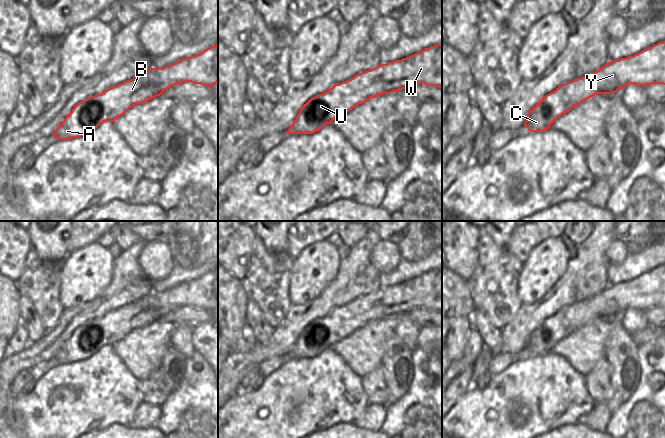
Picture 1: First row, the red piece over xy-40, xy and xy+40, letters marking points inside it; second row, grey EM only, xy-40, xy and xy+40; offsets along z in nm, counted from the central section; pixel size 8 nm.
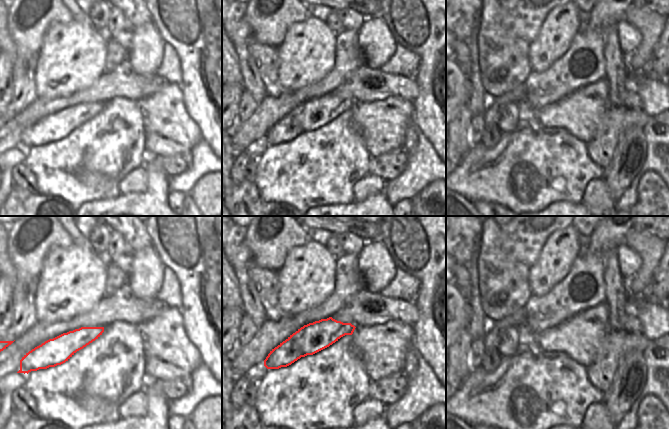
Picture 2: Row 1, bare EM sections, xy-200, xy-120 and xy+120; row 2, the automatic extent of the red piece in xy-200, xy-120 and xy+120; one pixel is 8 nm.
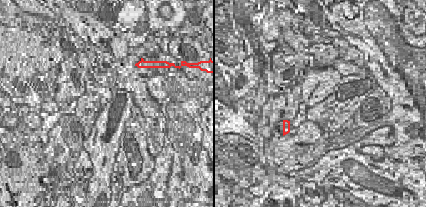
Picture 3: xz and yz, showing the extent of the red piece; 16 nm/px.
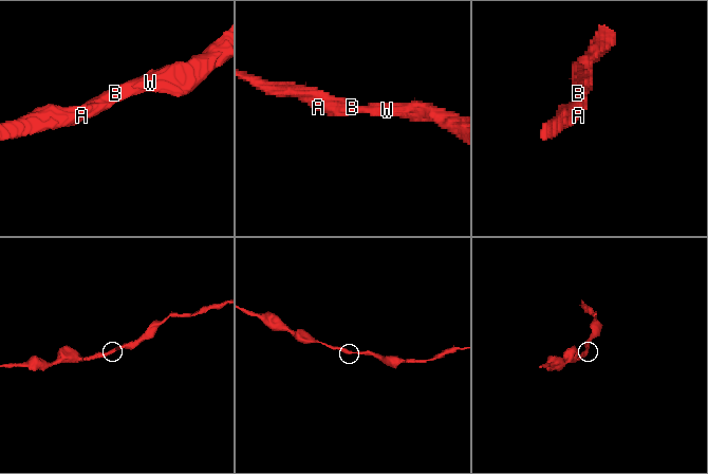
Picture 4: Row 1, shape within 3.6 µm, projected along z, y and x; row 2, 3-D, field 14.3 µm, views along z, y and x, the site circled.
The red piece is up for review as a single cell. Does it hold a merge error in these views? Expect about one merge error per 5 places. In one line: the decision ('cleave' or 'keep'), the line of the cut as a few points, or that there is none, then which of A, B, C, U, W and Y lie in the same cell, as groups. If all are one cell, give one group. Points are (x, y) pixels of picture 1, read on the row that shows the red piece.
keep; no cut; A B C U W Y

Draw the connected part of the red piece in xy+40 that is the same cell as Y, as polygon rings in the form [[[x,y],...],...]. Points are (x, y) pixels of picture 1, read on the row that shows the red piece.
[[[665,41],[559,86],[530,110],[524,126],[531,132],[543,132],[585,100],[597,94],[614,94],[629,84],[665,85]]]

